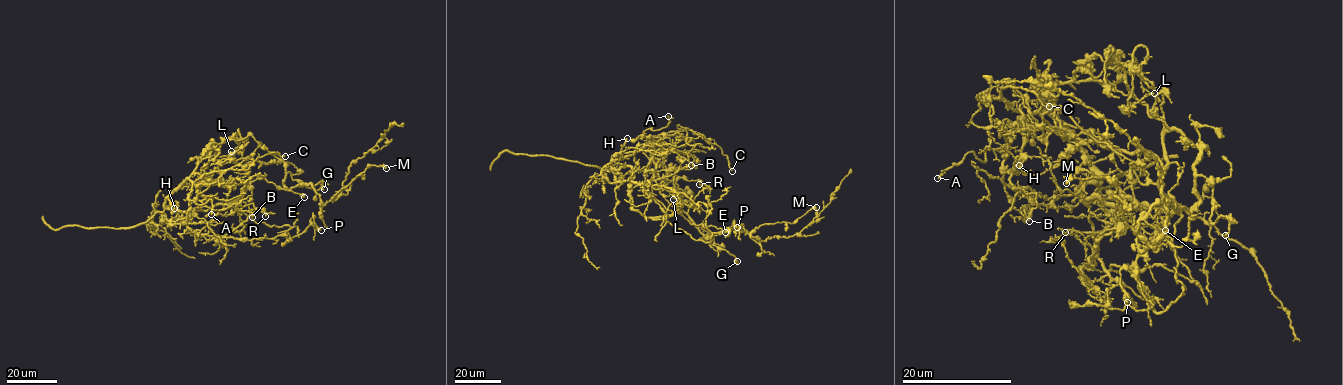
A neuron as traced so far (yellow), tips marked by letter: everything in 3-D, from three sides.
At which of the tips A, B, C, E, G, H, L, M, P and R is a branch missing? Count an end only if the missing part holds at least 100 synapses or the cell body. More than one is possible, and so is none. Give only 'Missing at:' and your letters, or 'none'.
Missing at: none

